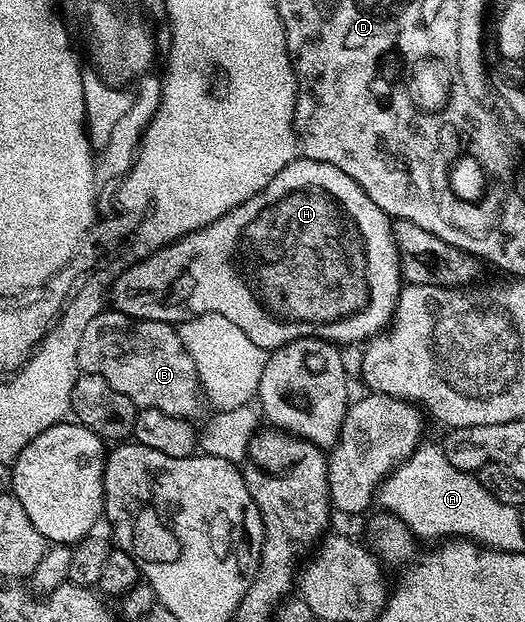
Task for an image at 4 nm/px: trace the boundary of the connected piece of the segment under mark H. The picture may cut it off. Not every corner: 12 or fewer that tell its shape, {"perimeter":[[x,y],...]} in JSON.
{"perimeter":[[299,156],[109,287],[119,314],[232,320],[273,352],[365,343],[391,219]]}

